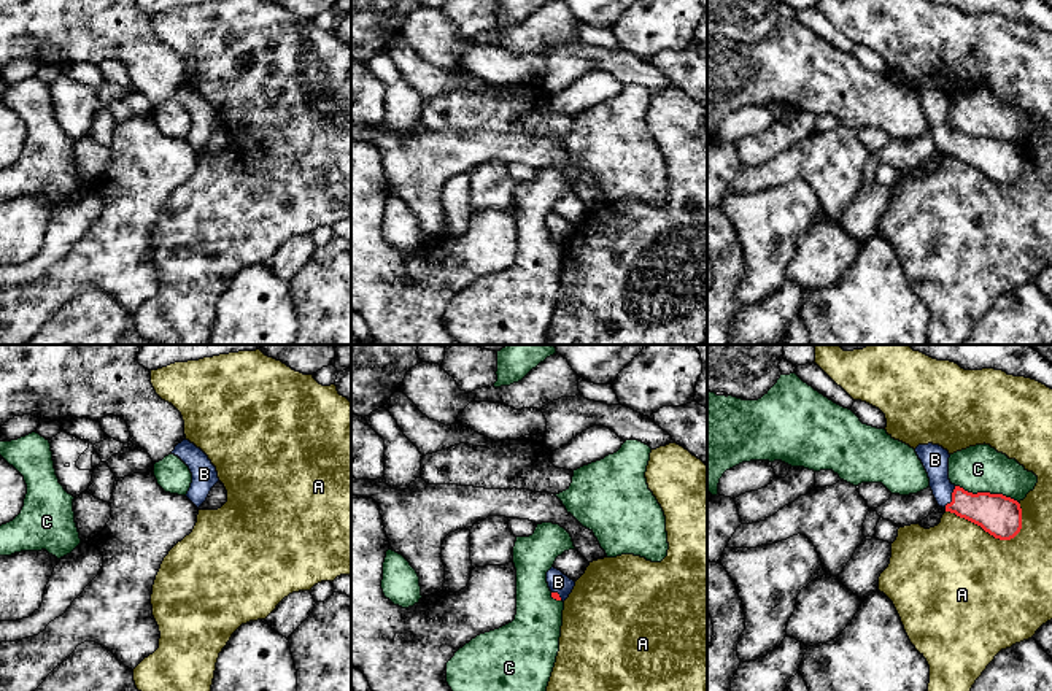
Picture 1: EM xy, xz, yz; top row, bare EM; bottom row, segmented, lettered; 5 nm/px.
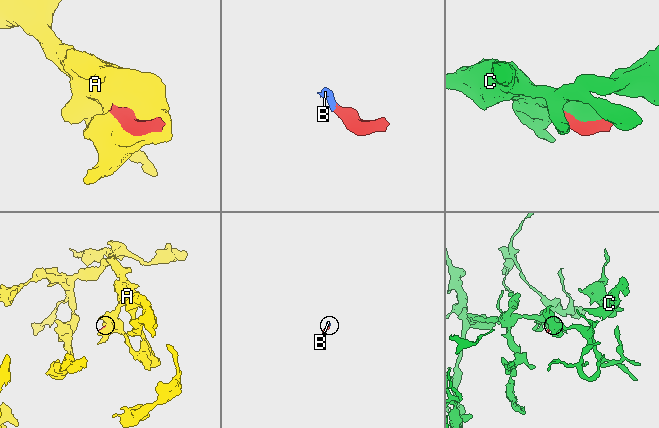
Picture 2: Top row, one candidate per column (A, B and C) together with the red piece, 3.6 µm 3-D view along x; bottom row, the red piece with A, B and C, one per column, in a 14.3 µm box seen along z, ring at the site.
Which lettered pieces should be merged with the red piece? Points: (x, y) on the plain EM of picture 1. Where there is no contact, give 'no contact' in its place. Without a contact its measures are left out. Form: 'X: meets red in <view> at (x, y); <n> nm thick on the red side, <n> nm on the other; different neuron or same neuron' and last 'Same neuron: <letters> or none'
A: meets red in yz at (984, 173); 200 nm thick on the red side, 500 nm on the other; different neuron
B: meets red in yz at (952, 142); 200 nm thick on the red side, 140 nm on the other; same neuron
C: meets red in yz at (987, 137); 200 nm thick on the red side, 240 nm on the other; different neuron
Same neuron: B

